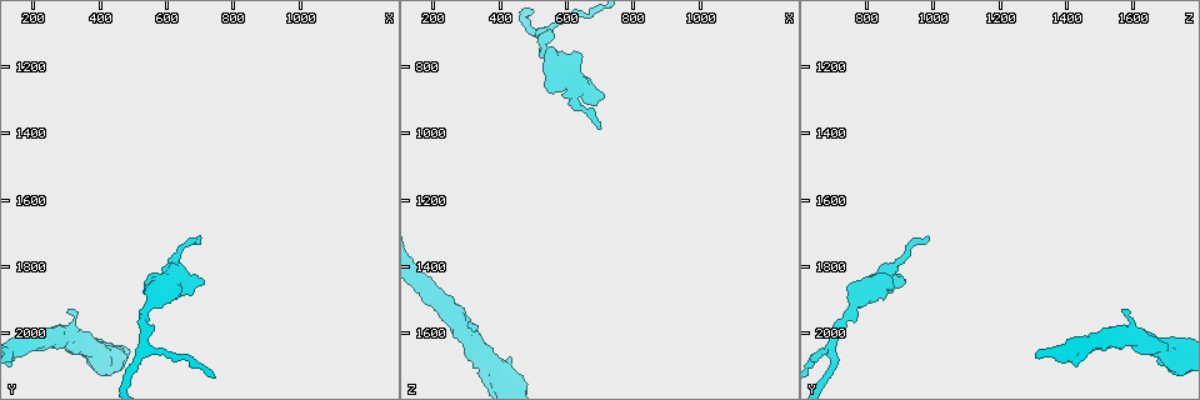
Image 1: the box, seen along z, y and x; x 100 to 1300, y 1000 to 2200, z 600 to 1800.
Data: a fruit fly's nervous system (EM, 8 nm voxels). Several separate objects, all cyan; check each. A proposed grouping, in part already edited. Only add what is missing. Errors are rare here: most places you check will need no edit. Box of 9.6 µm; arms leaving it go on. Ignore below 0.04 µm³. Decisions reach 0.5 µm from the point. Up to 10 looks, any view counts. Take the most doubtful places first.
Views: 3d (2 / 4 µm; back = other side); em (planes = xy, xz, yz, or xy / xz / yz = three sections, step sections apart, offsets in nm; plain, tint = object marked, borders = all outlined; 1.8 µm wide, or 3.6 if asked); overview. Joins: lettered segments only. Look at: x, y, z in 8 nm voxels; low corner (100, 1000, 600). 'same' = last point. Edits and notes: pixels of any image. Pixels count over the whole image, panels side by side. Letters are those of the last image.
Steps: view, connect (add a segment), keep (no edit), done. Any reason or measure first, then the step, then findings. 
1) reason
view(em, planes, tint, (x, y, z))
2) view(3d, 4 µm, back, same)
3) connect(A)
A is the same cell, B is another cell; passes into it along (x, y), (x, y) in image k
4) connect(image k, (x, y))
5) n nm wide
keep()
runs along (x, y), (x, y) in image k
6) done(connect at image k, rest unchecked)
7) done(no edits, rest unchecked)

an open end
view(em, xz, step 16, tint, (710, 1860, 900))

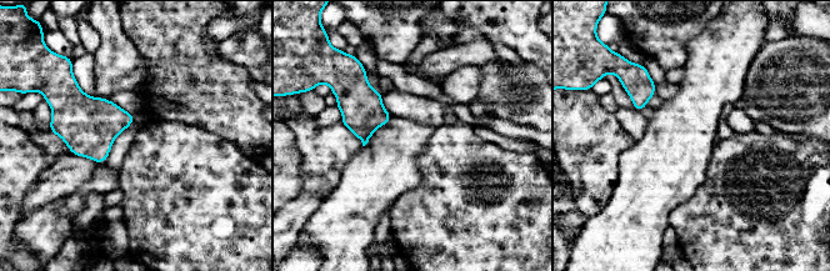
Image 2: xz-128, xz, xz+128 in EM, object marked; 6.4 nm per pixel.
view(em, planes, borders, same)

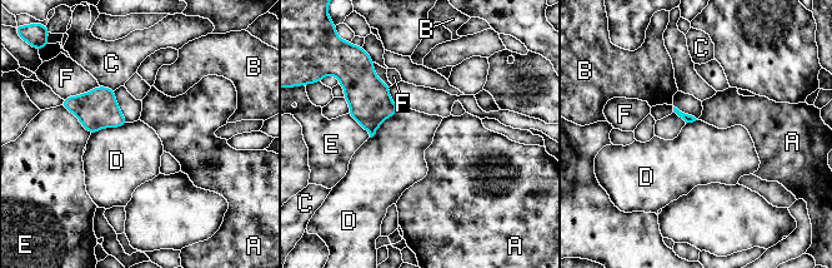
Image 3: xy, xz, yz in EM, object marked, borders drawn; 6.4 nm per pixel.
keep()
A, B, C, D, E and F are other cells; border along (129, 123), (104, 127), (90, 135) in image 3; none of them fits

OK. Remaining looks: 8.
sudden change in width
view(3d, 4 µm, (400, 2070, 1700))

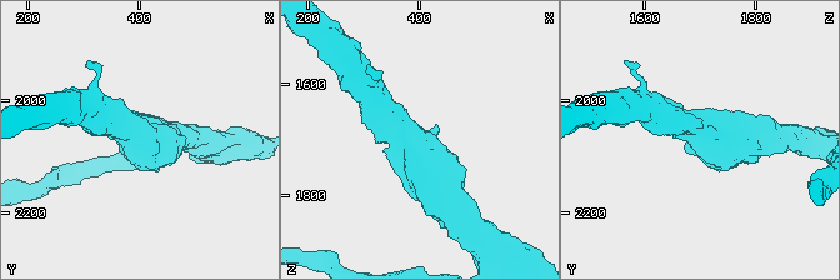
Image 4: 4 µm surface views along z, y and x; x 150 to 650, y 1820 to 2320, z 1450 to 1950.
view(em, planes, borders, (395, 2065, 1705))

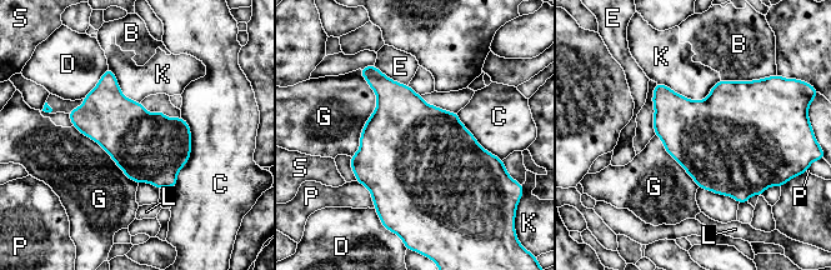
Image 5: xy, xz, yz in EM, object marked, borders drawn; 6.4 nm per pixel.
G touches over 550 nm
keep()
B, C, D, E, G, K, L, P and S are other cells; no lettered segment goes on from it

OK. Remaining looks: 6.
thick end
view(3d, 2 µm, (300, 1930, 1570))

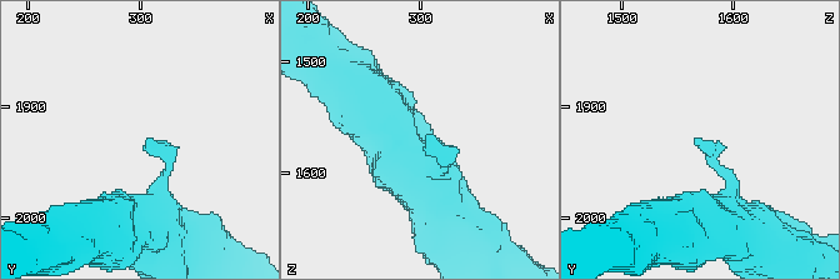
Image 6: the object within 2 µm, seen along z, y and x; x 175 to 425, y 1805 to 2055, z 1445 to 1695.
view(em, 3.6 µm, planes, borders, (308, 1928, 1568))

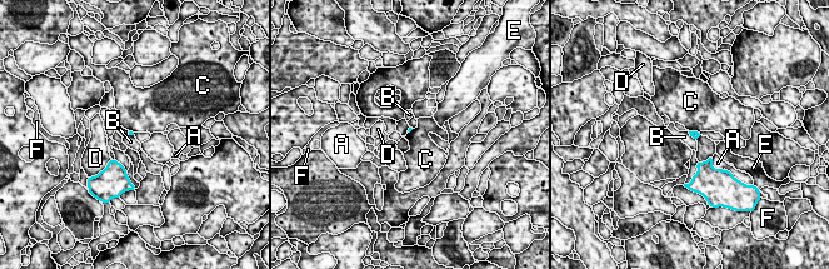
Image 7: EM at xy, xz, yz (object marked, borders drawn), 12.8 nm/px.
keep()
A, B, C, D, E and F are other cells; border along (688, 129), (699, 133) in image 7; no lettered segment goes on from it

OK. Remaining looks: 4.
branch point
view(em, yz, step 4, borders, (540, 2040, 690))

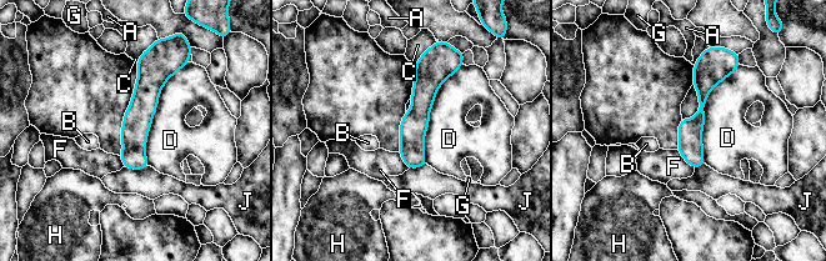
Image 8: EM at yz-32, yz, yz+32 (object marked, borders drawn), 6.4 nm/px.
keep()
A, B, C, D, F, G, H and J are other cells; runs along (145, 56), (135, 166) in image 8; no lettered segment goes on from it

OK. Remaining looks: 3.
done(no edits, rest unchecked)

